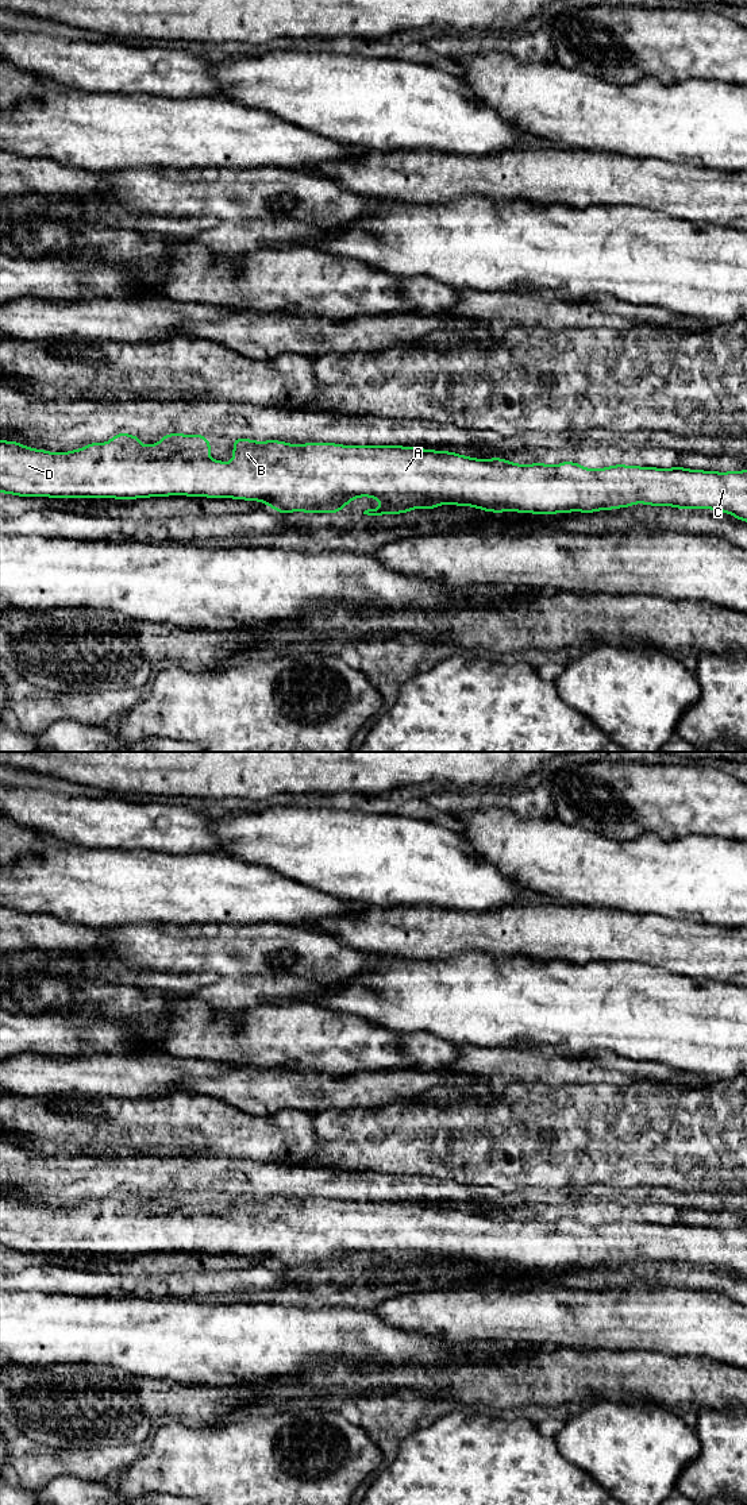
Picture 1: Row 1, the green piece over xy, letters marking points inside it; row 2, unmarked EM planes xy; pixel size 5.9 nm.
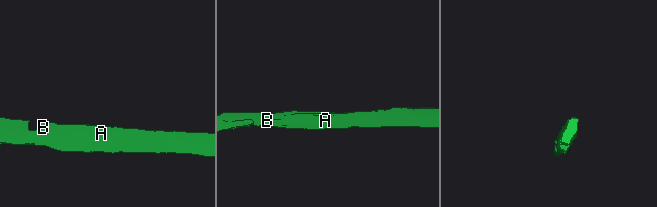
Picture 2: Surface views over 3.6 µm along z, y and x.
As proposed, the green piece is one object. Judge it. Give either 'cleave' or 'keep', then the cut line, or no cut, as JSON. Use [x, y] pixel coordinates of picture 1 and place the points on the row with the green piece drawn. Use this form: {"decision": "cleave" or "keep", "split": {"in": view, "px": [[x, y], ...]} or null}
{"decision": "keep", "split": null}

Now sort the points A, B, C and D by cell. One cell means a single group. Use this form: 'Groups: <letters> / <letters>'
Groups: A B C D

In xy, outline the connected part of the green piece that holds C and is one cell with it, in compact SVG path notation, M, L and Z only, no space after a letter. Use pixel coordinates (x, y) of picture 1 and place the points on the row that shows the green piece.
M119 432L111 440L89 443L80 449L53 454L46 449L26 447L18 441L0 440L0 493L18 497L49 498L115 498L136 499L150 497L207 497L258 501L282 514L290 512L335 514L355 498L369 497L382 505L367 509L363 514L401 514L413 509L436 509L444 503L471 506L484 512L503 513L594 513L629 508L635 503L671 506L678 509L712 509L747 522L747 470L704 471L681 466L673 468L616 464L590 470L575 462L555 466L546 463L519 464L503 458L477 459L450 451L431 451L403 445L343 445L334 443L289 444L278 440L255 441L232 439L232 462L213 460L211 443L204 435L169 433L158 444L142 447L140 437Z

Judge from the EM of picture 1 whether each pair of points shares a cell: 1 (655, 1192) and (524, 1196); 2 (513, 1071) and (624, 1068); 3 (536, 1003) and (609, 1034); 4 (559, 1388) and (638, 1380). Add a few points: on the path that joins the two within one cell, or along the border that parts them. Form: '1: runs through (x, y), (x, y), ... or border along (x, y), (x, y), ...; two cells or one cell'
1: runs through (623, 1196), (557, 1197); one cell
2: runs through (541, 1069), (597, 1068); one cell
3: runs through (554, 1004), (584, 1008), (592, 1017); one cell
4: runs through (577, 1367), (584, 1361), (603, 1361), (617, 1369); one cell

